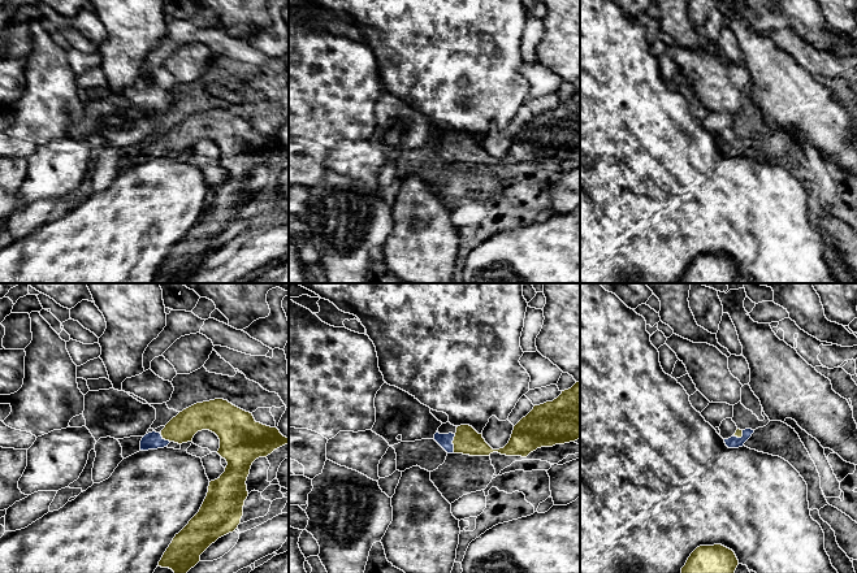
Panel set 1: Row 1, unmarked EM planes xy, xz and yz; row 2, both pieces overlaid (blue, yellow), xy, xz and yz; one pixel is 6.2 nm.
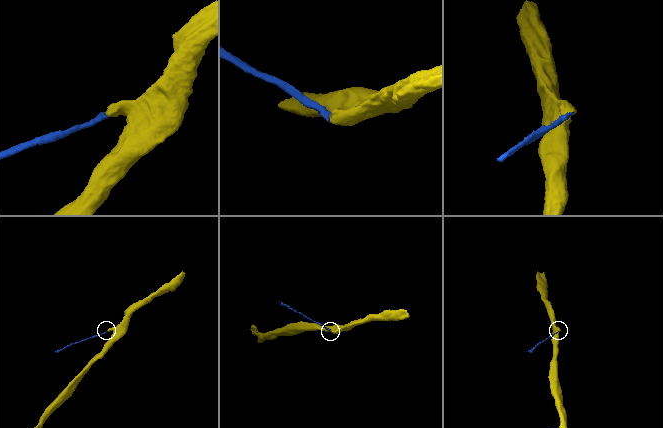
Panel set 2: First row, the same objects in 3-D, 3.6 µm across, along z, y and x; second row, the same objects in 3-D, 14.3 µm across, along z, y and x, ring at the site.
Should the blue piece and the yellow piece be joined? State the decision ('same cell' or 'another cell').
same cell

